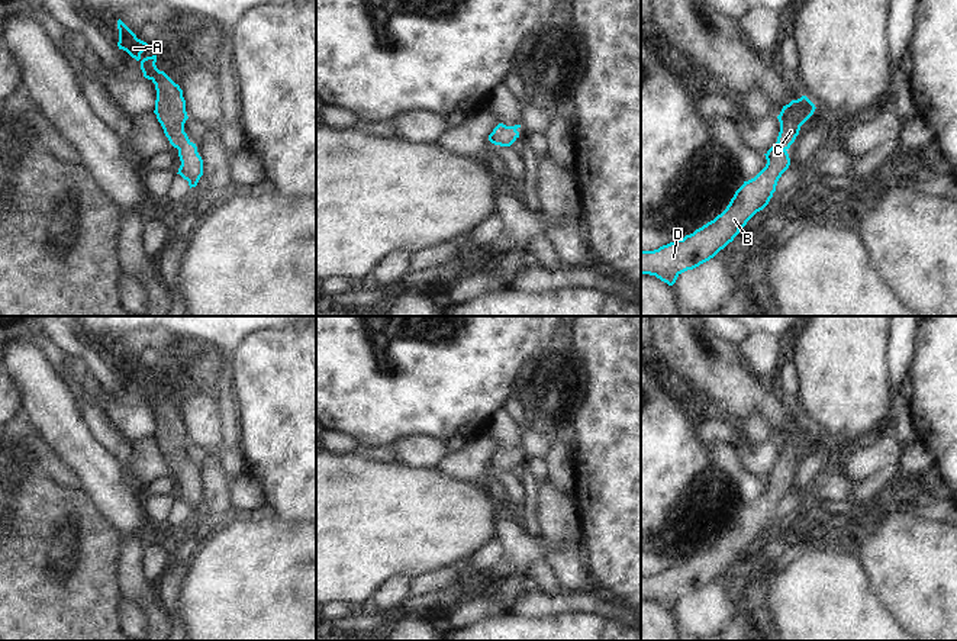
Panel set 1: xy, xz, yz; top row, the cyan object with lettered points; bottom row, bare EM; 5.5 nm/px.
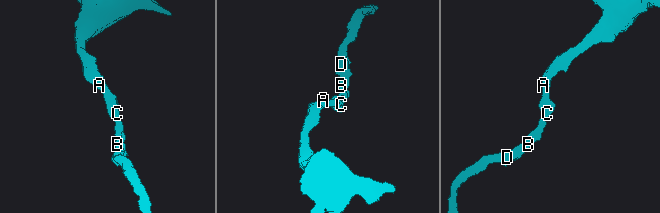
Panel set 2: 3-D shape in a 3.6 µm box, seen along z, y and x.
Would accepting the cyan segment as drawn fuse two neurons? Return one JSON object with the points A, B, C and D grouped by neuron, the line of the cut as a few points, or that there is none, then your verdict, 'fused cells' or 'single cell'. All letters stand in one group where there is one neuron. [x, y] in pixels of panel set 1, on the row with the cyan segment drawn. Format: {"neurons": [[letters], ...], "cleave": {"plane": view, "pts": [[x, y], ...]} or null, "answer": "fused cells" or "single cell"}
{"neurons": [["A", "B", "C", "D"]], "cleave": null, "answer": "single cell"}

